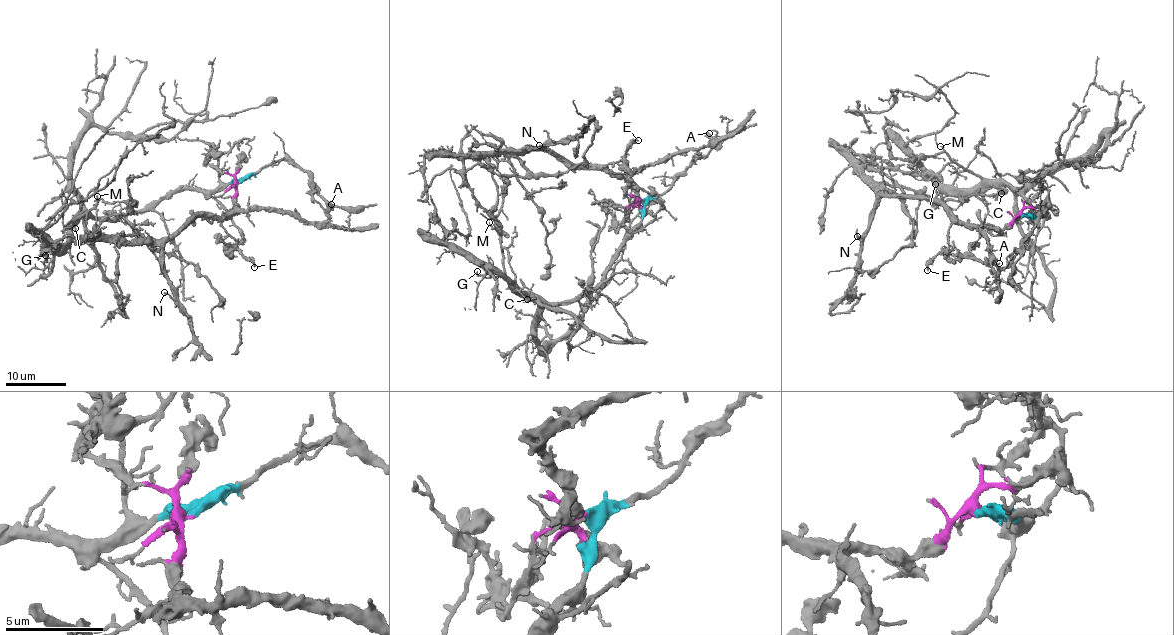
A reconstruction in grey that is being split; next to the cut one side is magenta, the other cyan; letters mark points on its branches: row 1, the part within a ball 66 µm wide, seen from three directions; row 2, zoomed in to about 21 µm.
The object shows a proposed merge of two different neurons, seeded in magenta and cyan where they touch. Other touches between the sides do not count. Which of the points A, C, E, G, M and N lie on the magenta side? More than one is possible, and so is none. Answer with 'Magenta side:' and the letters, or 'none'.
Magenta side: A, E, N

